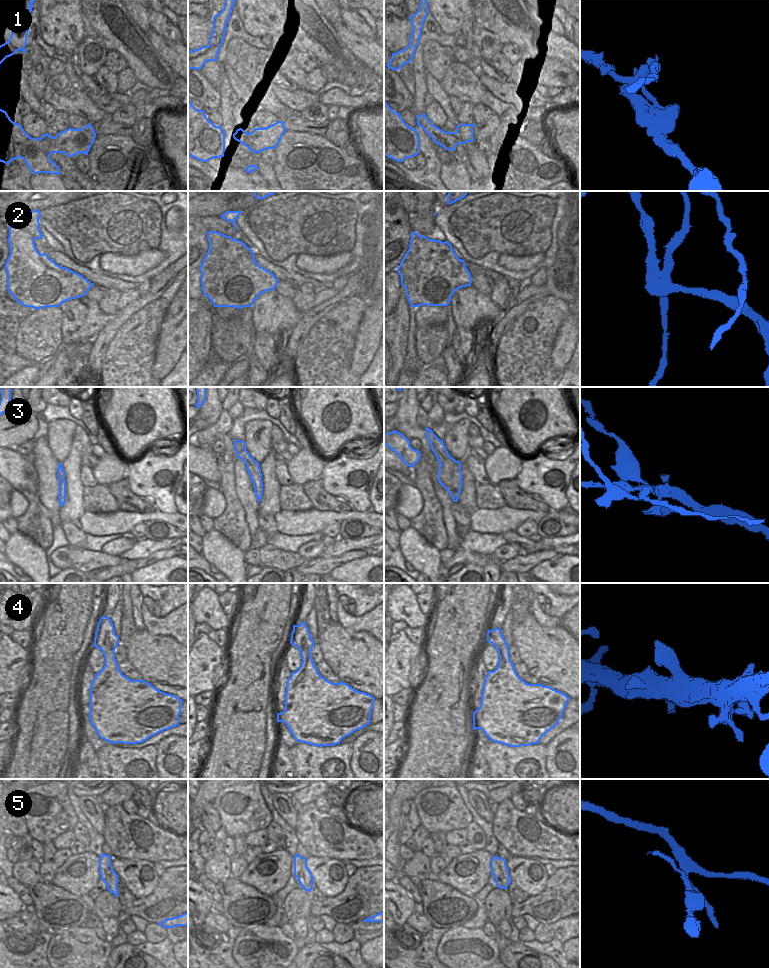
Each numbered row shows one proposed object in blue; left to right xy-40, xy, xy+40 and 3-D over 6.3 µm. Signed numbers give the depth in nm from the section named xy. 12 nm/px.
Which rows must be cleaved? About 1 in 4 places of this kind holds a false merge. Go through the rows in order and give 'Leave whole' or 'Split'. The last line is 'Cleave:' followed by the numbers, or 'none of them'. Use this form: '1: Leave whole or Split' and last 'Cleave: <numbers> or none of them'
1: Split
2: Split
3: Split
4: Leave whole
5: Split
Cleave: 1, 2, 3, 5.

